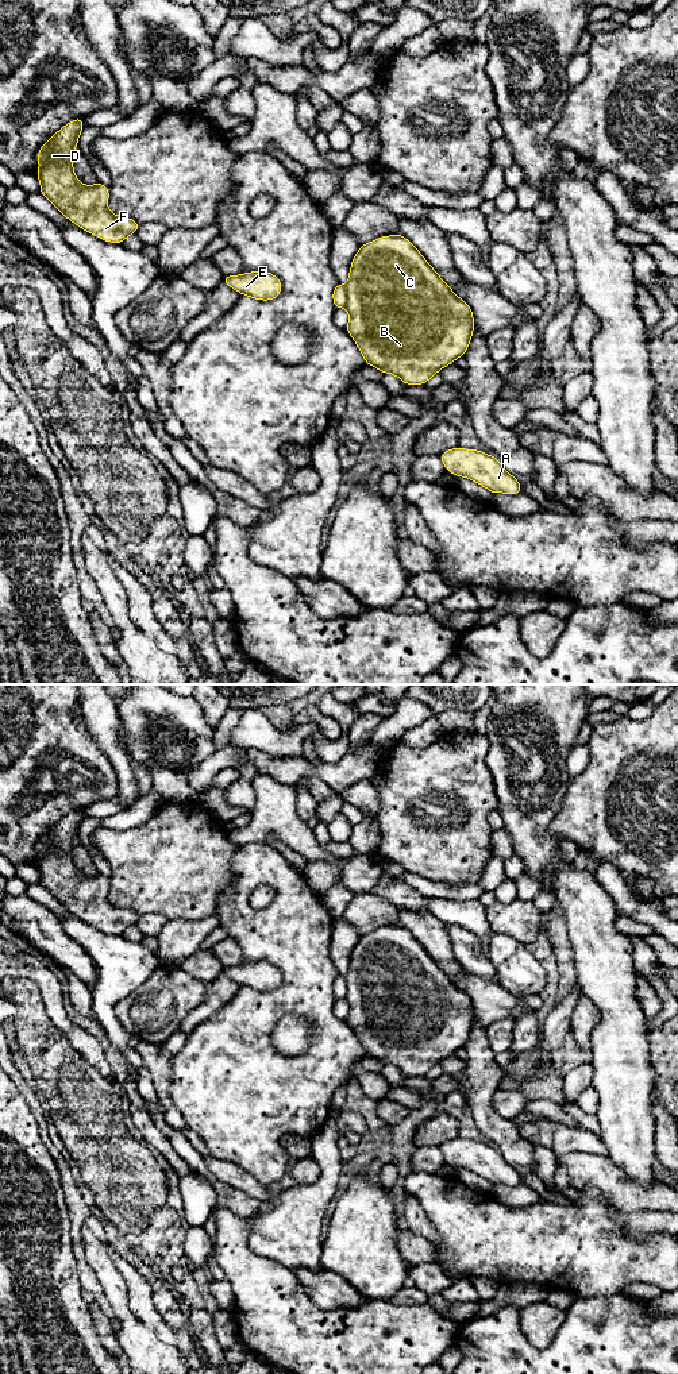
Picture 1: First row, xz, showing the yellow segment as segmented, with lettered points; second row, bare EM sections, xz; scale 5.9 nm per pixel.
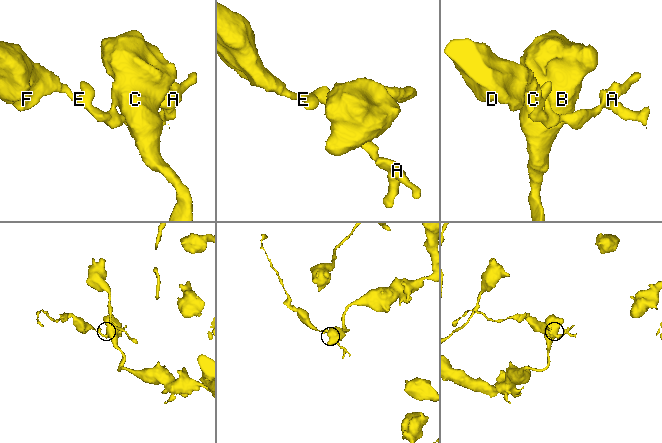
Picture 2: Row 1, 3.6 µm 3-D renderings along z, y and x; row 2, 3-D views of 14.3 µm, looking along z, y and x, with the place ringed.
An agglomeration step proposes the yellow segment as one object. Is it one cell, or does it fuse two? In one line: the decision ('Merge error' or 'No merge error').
Merge error

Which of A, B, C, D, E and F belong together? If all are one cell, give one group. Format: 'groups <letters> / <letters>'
groups A D E F / B C

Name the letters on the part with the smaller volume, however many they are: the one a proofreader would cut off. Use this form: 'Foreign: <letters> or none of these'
Foreign: A, D, E, F

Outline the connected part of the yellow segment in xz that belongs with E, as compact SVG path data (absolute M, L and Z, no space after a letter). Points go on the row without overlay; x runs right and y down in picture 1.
M265 961L242 964L239 966L223 966L221 974L228 976L242 987L261 992L274 991L282 983L280 969Z

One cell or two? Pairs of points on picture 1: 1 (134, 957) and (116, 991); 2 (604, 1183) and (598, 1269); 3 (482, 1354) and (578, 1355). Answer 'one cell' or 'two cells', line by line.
1: one cell
2: two cells
3: one cell

